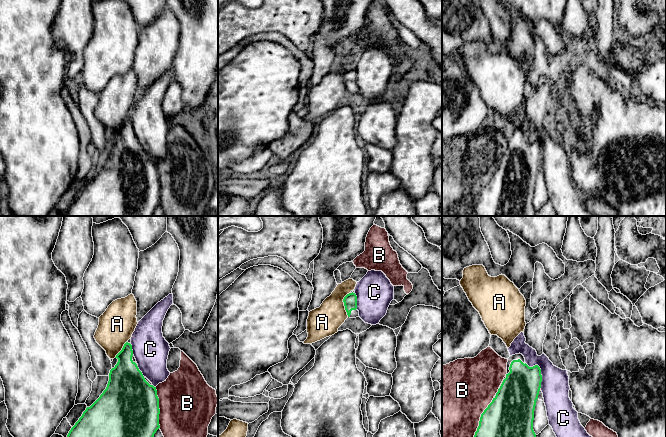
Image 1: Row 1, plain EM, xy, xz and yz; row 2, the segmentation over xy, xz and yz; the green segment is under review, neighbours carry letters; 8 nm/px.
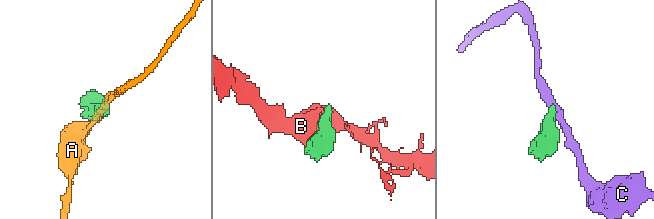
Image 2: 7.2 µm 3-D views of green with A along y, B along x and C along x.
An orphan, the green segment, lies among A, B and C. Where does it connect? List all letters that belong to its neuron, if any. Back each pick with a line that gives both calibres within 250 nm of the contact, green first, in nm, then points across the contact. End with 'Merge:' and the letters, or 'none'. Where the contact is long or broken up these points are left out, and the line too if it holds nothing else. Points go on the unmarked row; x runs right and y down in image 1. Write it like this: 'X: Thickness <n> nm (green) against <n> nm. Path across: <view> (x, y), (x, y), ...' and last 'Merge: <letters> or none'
Merge: none

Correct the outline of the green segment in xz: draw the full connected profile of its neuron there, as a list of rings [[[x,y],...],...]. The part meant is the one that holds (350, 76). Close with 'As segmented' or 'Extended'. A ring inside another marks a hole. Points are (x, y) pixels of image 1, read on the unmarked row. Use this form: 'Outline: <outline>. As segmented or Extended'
Outline: [[[355,69],[347,70],[344,75],[344,82],[348,93],[356,94],[359,92],[359,87],[357,86],[357,72]]]. Extended

